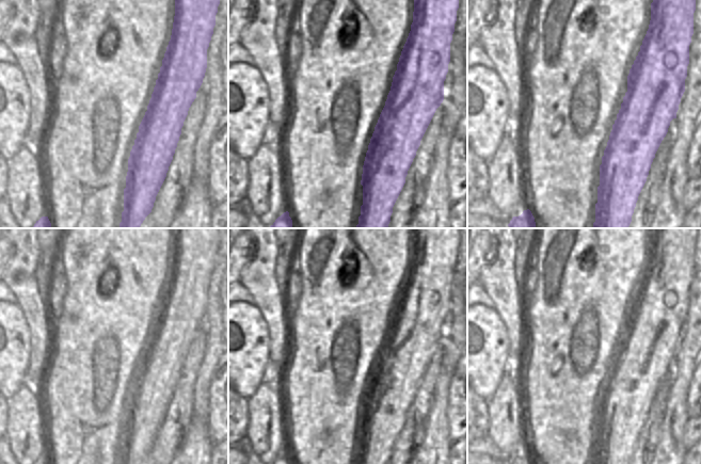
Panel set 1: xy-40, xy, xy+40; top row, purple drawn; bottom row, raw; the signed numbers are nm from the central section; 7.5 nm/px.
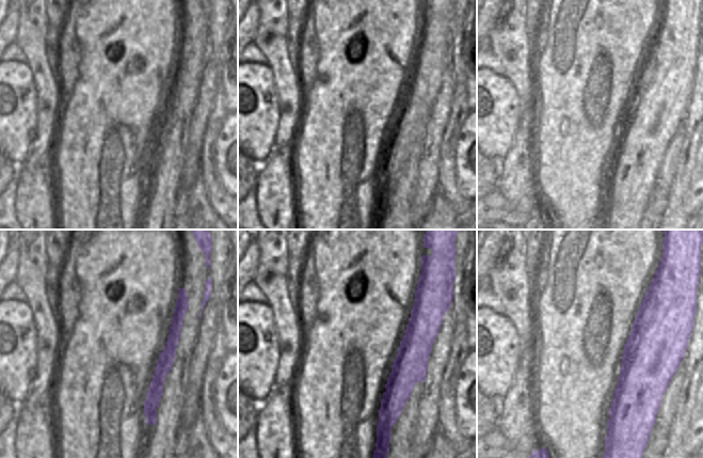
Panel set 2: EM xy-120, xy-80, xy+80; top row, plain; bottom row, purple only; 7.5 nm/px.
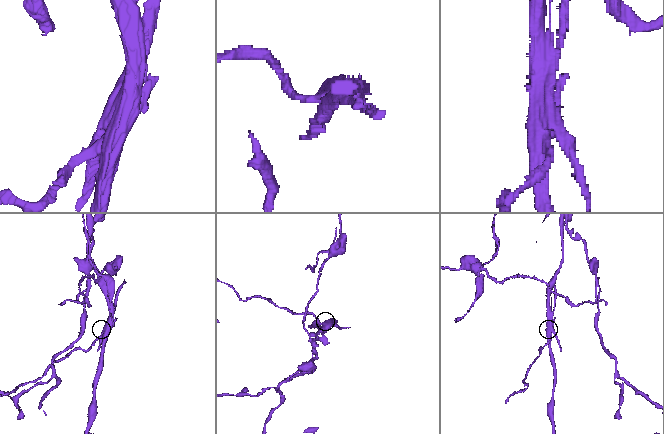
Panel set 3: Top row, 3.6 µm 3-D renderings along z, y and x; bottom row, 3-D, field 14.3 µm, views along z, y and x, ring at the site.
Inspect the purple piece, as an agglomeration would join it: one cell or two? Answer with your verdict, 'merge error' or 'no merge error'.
merge error

